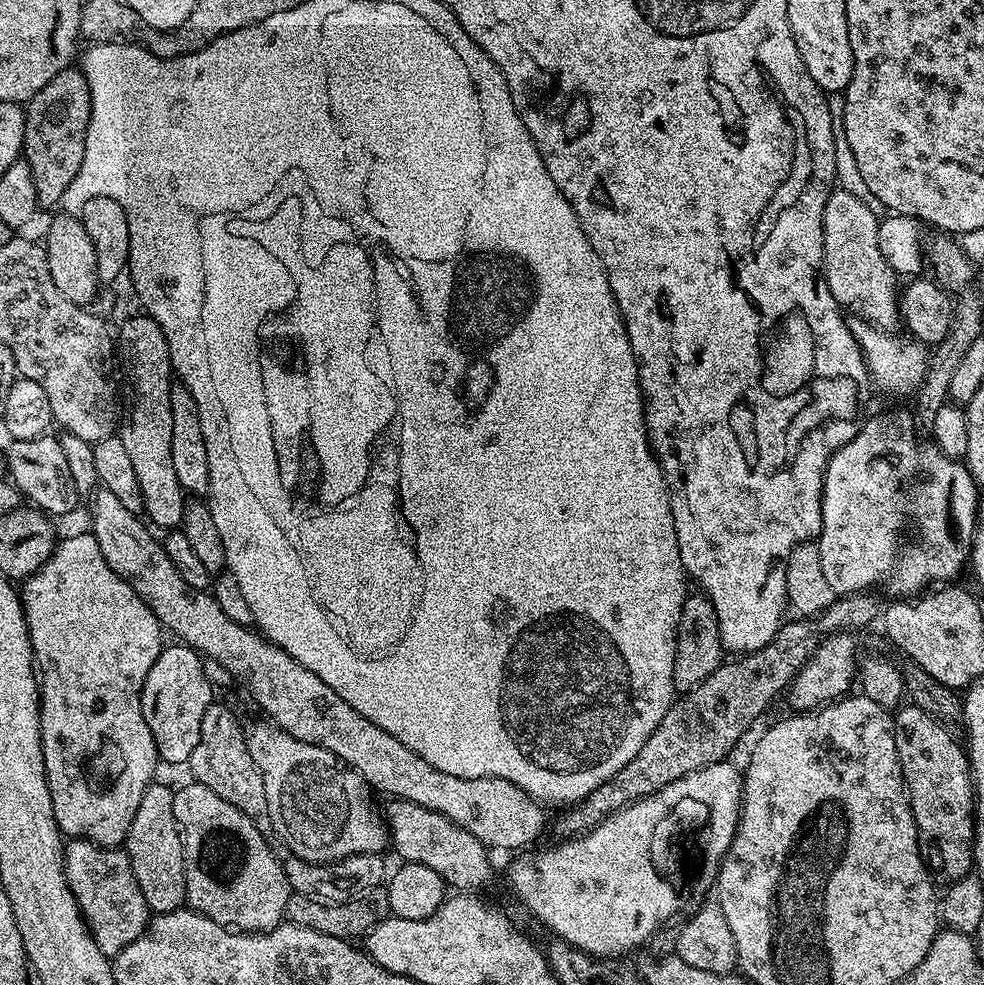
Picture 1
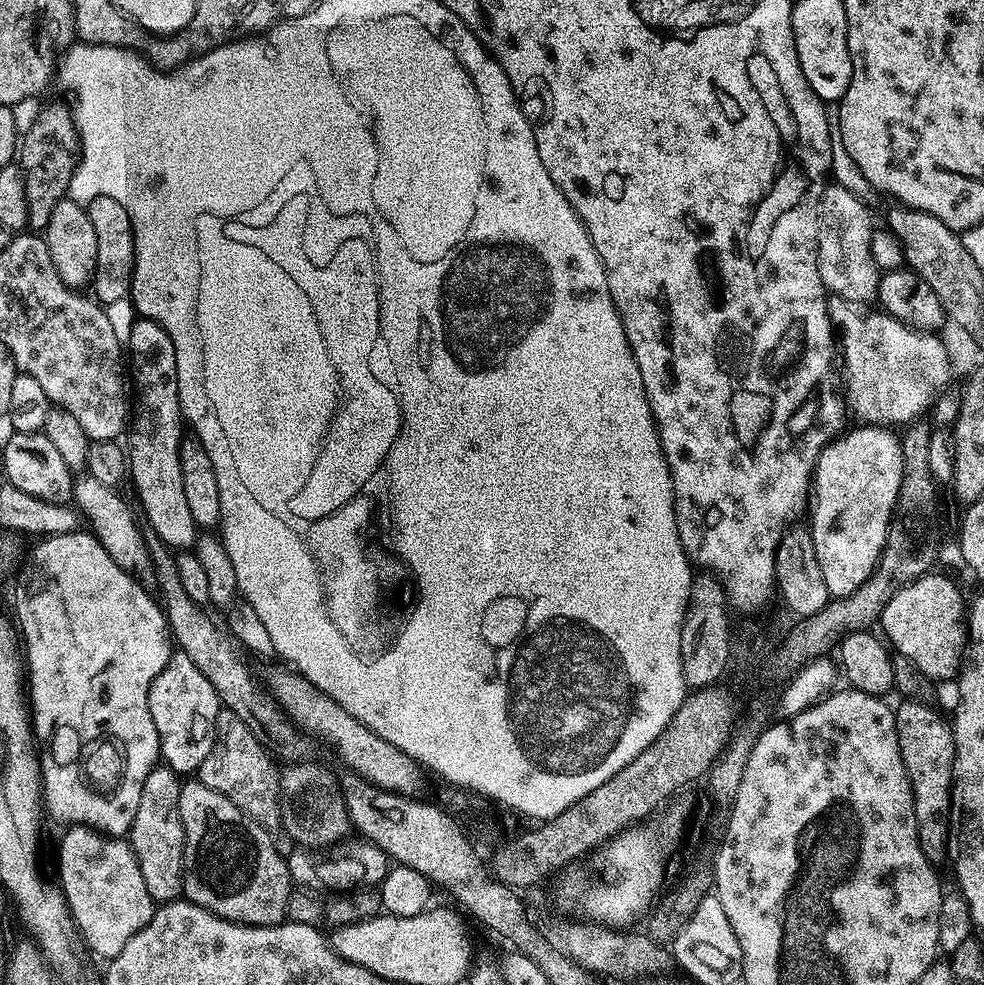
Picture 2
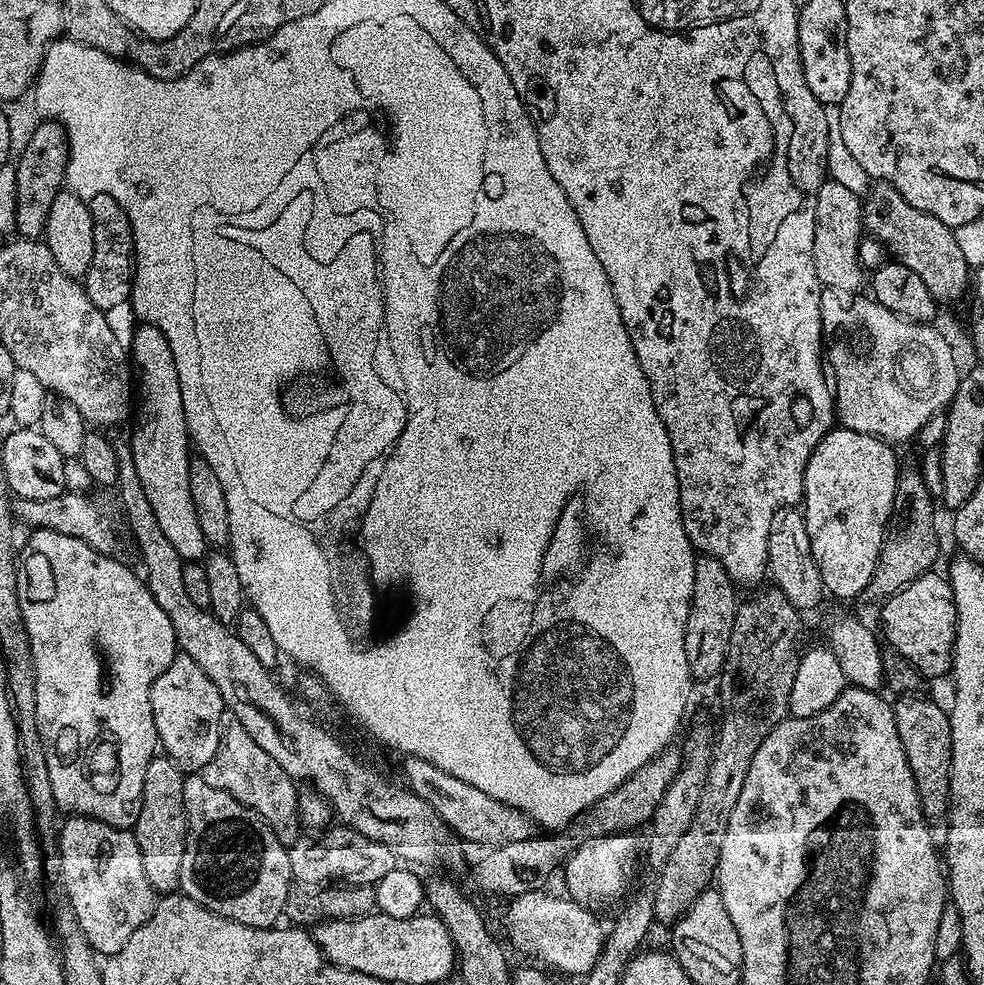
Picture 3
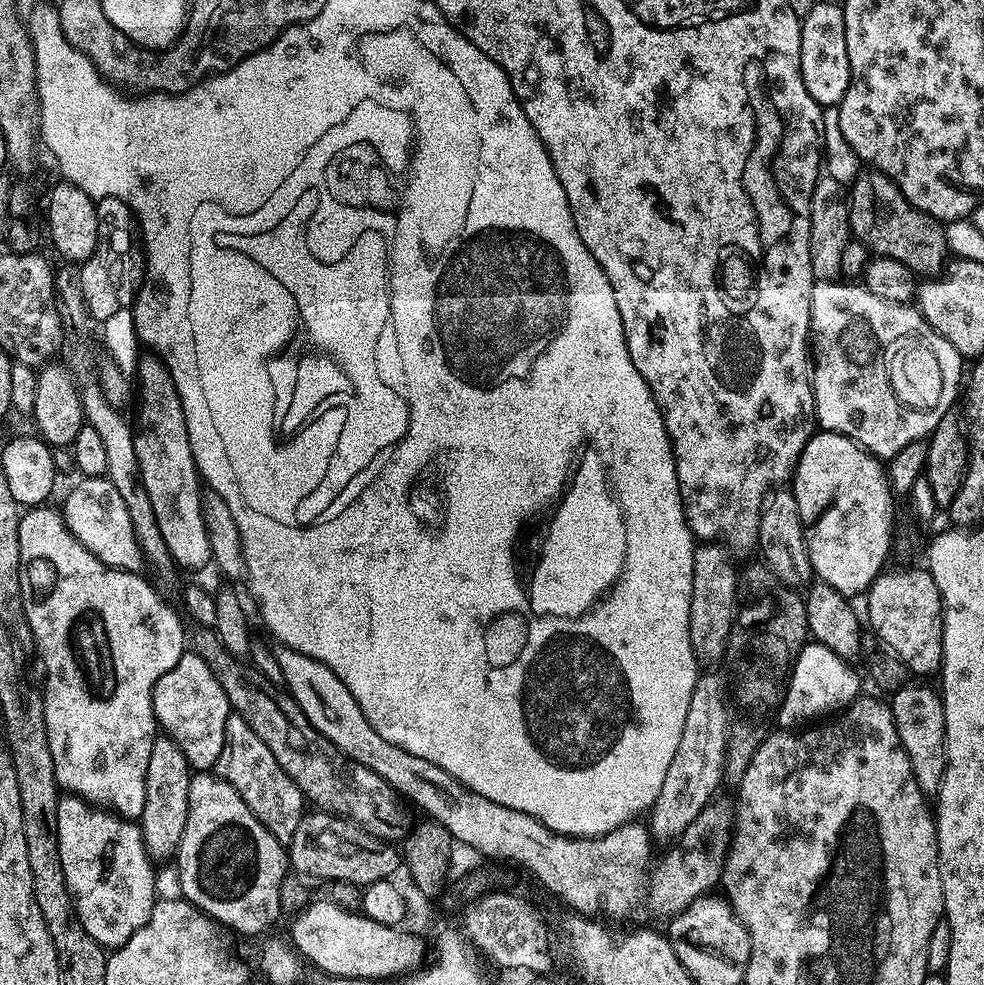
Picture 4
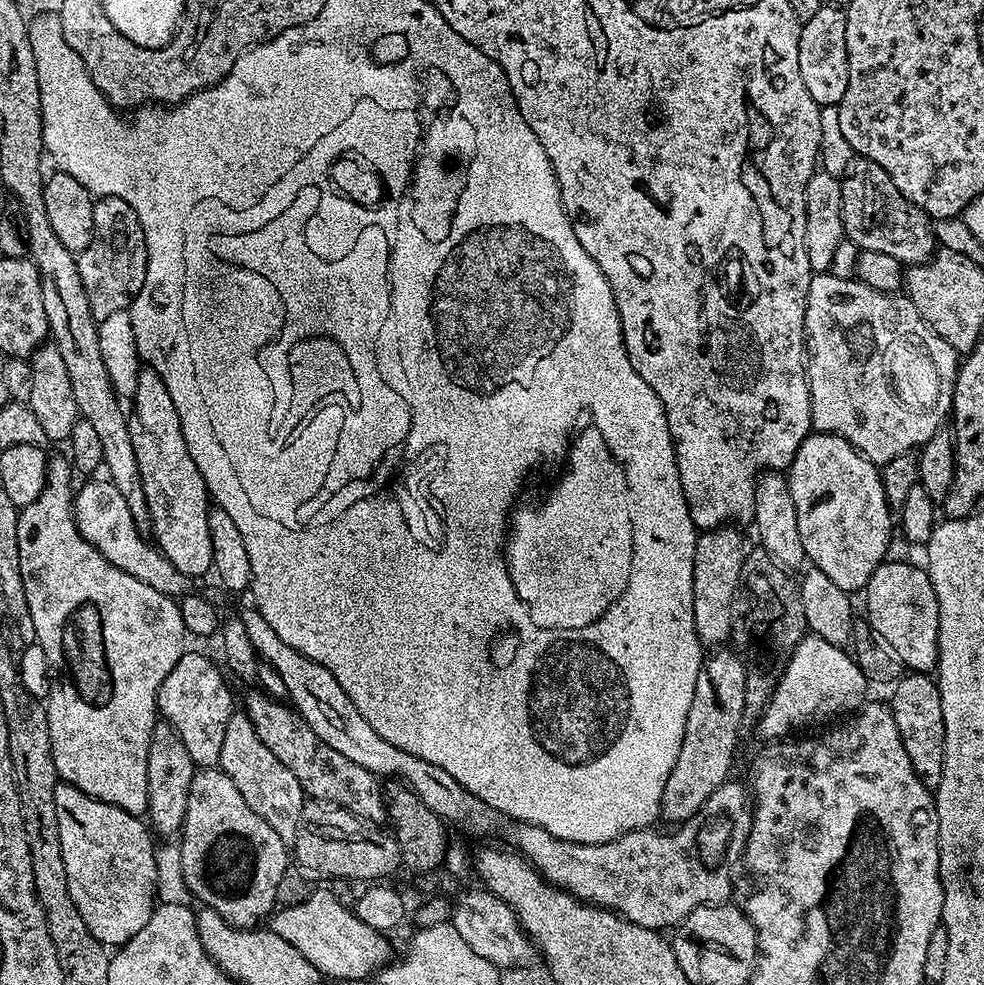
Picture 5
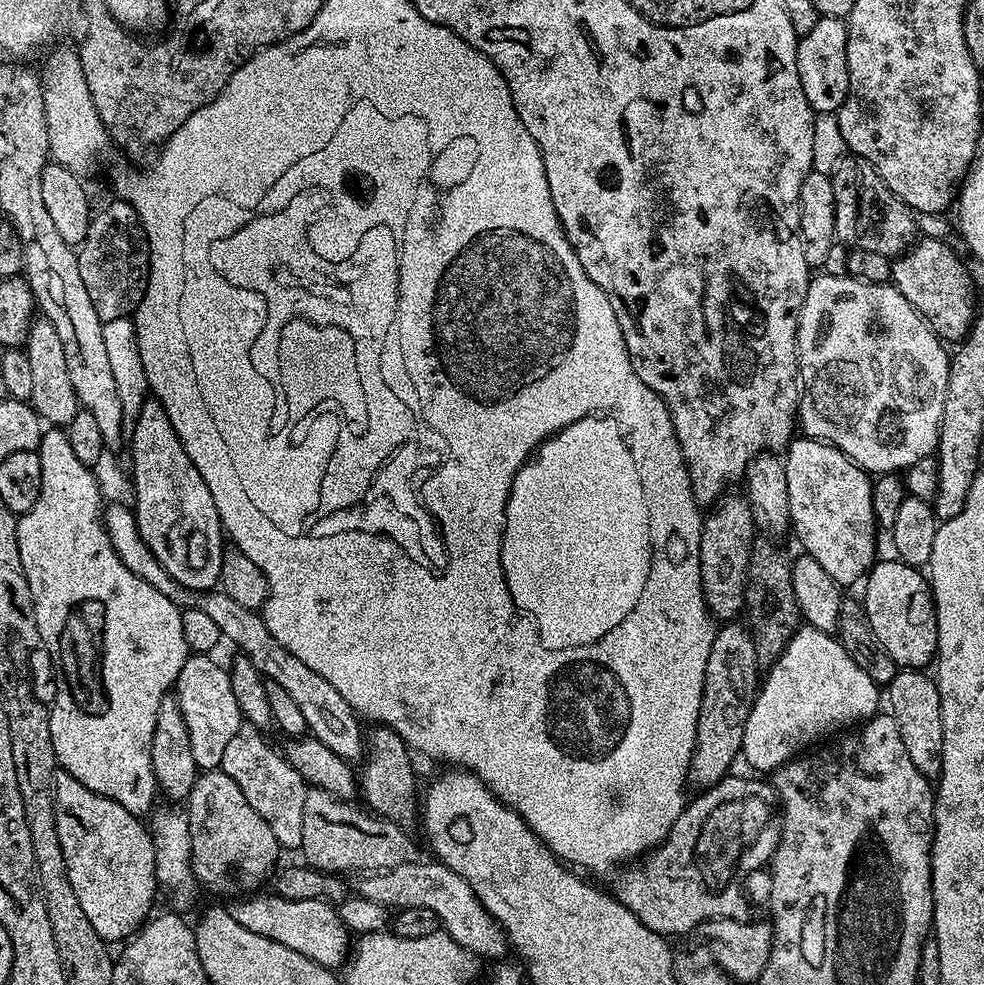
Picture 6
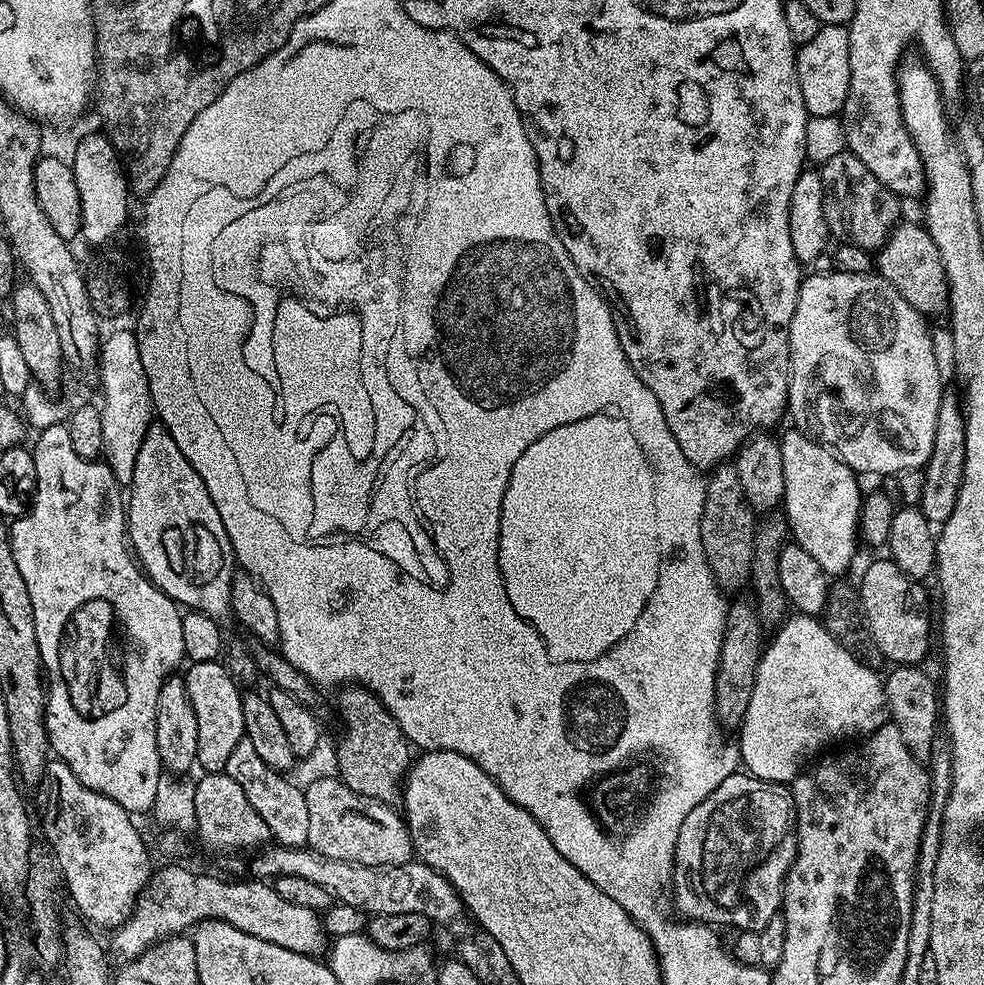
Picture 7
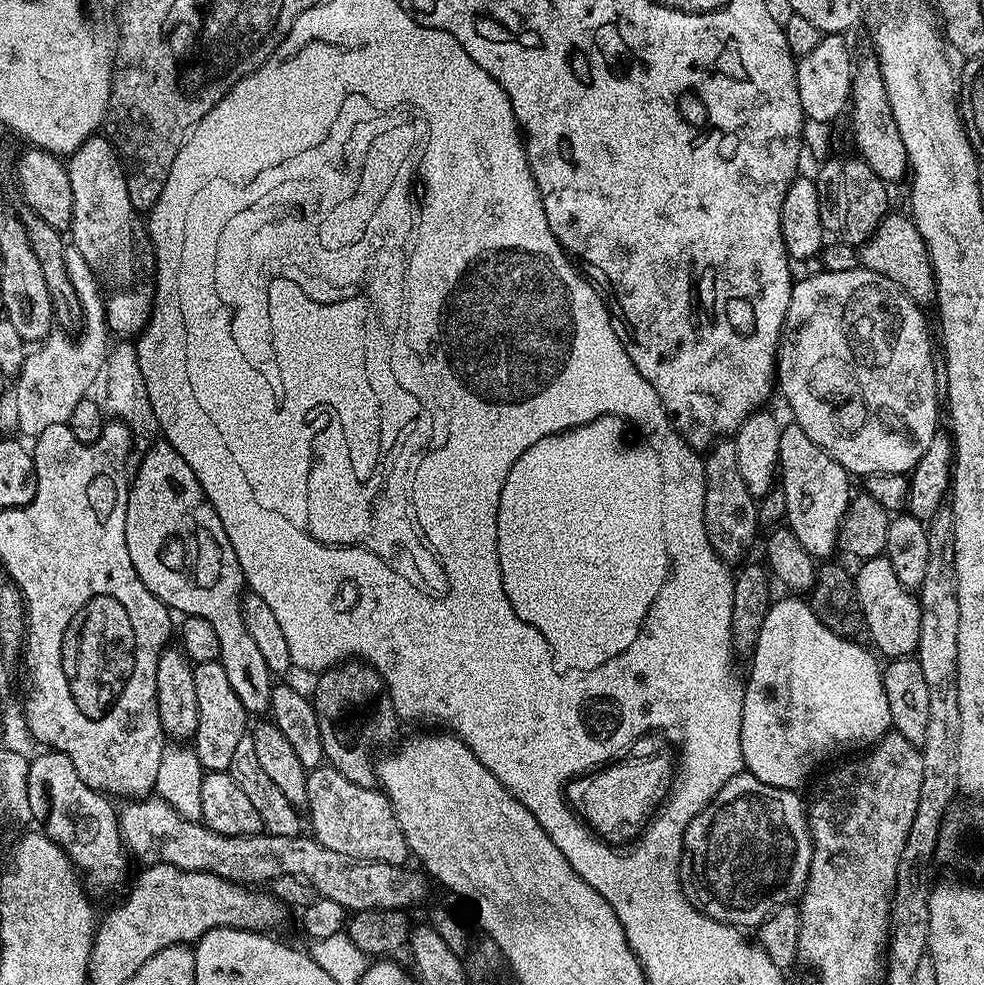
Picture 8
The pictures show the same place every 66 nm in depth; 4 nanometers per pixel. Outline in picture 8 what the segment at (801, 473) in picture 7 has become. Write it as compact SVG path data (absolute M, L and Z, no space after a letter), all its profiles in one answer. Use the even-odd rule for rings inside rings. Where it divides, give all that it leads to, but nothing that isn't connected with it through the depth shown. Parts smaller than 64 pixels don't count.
M795 422L781 427L780 430L780 466L779 479L786 494L787 527L802 542L802 546L813 558L828 558L832 551L836 552L840 539L840 524L847 514L850 493L848 494L848 480L850 474L830 454L826 454L818 445L808 437Z

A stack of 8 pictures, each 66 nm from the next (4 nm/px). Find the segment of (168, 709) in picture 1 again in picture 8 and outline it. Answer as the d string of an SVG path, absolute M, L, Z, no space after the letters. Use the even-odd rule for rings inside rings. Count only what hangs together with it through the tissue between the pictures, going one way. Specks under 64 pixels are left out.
M219 660L195 665L194 691L198 693L198 730L194 737L198 762L205 772L227 772L234 749L242 742L249 727L249 713L245 712L242 702L238 702L238 694L230 687L226 670L222 670Z

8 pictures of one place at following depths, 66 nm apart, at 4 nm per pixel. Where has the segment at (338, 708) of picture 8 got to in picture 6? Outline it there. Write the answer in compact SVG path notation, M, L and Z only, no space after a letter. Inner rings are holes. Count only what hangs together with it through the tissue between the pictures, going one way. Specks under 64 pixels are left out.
M376 726L373 729L373 732L369 731L366 736L368 757L363 761L364 769L359 769L358 772L358 788L362 796L364 792L363 803L375 815L394 822L402 829L411 829L410 826L415 820L417 823L422 804L418 799L418 792L416 796L416 772L412 769L411 758L408 757L410 749L393 728Z

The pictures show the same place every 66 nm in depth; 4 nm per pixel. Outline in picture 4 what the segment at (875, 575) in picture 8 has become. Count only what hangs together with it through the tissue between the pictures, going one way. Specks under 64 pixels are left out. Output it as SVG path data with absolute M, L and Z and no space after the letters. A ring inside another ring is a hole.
M923 567L912 568L909 572L888 572L876 577L876 581L872 583L872 587L868 589L866 593L866 599L868 599L868 620L866 616L866 624L868 624L875 635L882 638L882 642L886 642L886 646L891 646L894 649L894 654L901 660L909 670L909 673L915 674L916 672L920 676L928 676L931 672L939 673L944 663L944 601L940 598L940 591L938 586L934 582L934 578Z

